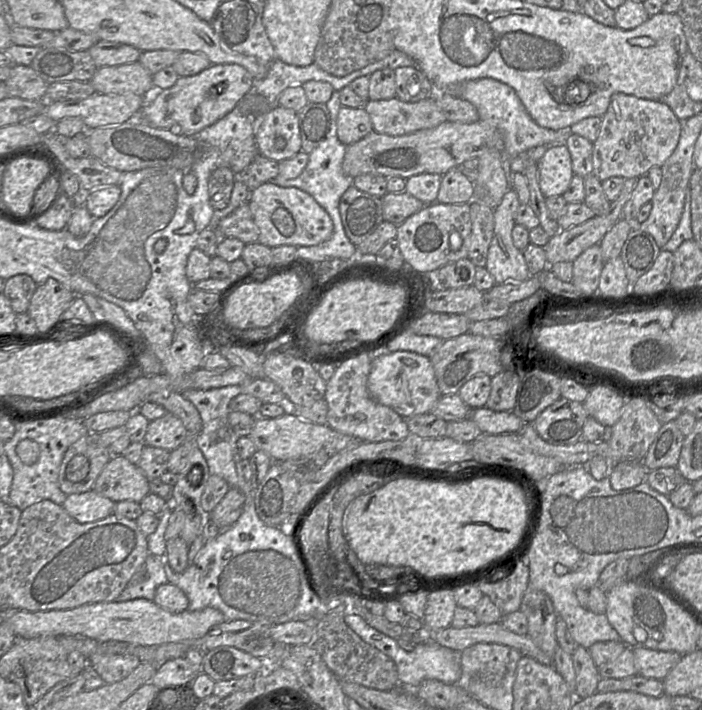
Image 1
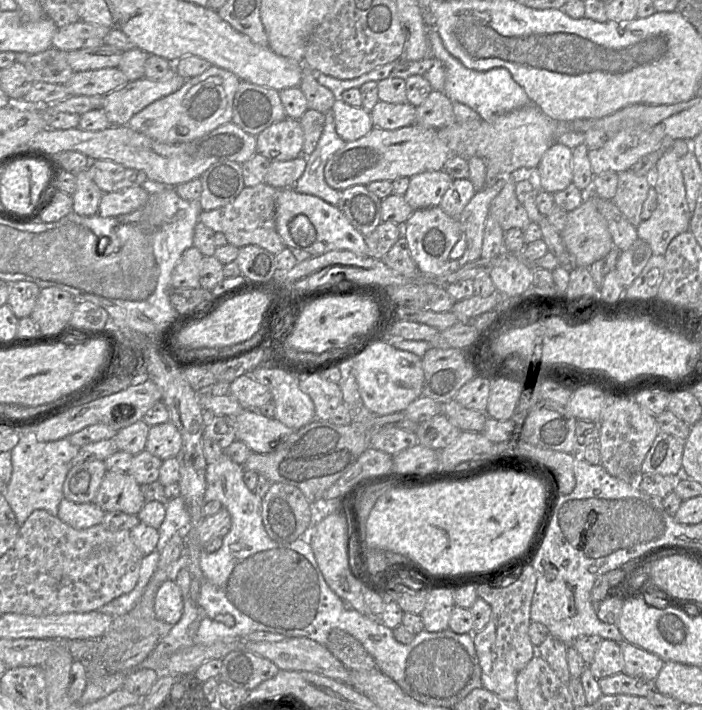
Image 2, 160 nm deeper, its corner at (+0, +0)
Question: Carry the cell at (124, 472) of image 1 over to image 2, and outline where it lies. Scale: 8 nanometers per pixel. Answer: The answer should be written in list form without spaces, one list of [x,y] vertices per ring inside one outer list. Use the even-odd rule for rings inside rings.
[[[106,471],[93,501],[104,512],[121,511],[137,515],[145,504],[140,485],[127,472]]]

